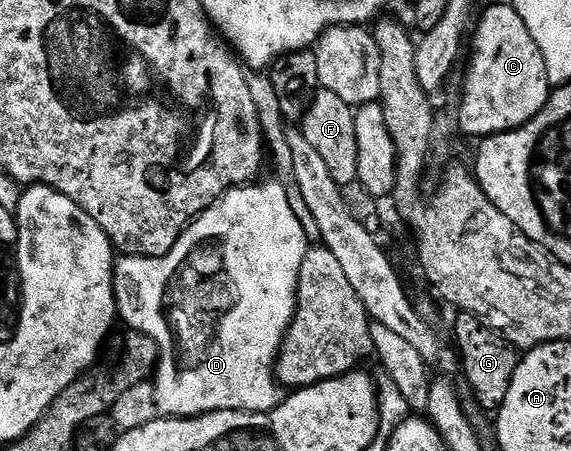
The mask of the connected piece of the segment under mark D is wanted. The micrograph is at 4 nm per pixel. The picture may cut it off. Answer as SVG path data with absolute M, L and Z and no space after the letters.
M275 179L269 181L261 180L259 183L249 183L239 186L235 189L228 190L212 208L201 213L178 239L178 243L174 243L174 247L164 257L126 257L121 256L115 262L112 274L114 275L114 291L116 292L116 308L118 317L121 322L125 321L127 328L134 333L141 333L143 337L147 337L153 346L158 350L158 360L154 365L154 384L156 387L156 408L163 416L166 417L201 417L204 413L214 413L216 411L242 411L243 413L268 413L272 409L277 409L282 400L282 389L276 379L276 358L280 355L280 348L284 342L284 337L288 333L288 328L292 326L292 320L296 314L296 292L298 291L298 279L302 271L302 263L306 259L310 242L306 231L302 231L302 223L298 223L298 215L294 215L294 211L290 208L290 199L286 199L286 191L280 186L280 182Z

